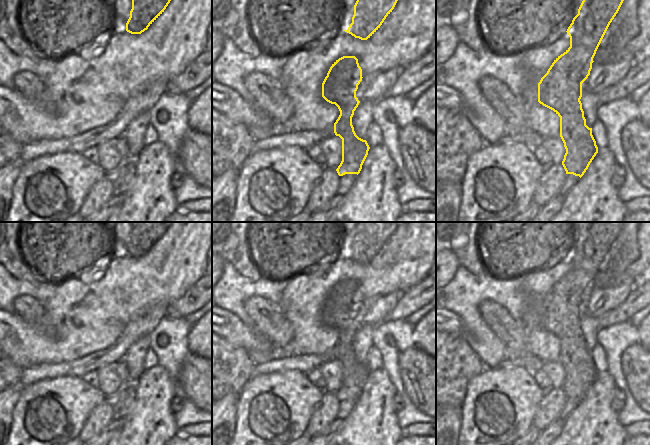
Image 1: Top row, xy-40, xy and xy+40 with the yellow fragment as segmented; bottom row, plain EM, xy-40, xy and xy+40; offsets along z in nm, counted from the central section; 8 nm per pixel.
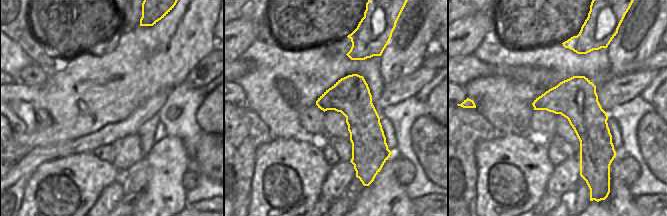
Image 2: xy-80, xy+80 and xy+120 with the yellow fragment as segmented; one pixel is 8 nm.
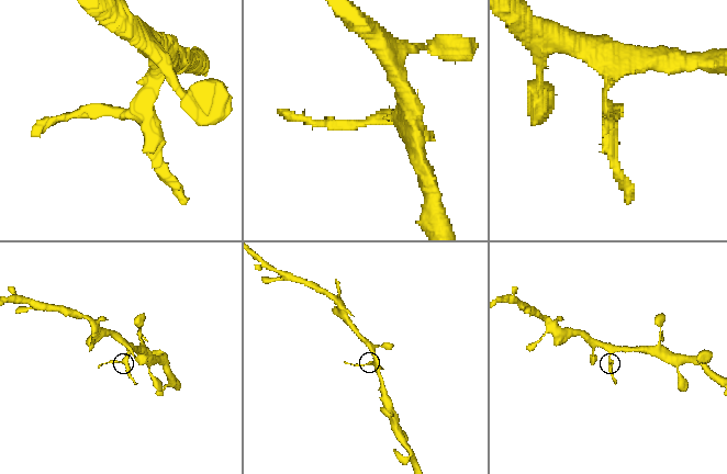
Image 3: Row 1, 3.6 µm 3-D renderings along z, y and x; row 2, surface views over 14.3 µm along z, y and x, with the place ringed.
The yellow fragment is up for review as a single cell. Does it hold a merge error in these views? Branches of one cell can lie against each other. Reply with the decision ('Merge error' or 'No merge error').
Merge error

